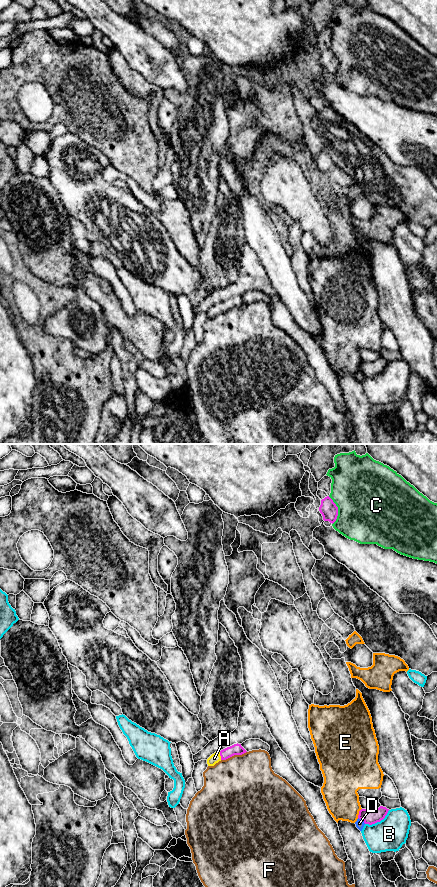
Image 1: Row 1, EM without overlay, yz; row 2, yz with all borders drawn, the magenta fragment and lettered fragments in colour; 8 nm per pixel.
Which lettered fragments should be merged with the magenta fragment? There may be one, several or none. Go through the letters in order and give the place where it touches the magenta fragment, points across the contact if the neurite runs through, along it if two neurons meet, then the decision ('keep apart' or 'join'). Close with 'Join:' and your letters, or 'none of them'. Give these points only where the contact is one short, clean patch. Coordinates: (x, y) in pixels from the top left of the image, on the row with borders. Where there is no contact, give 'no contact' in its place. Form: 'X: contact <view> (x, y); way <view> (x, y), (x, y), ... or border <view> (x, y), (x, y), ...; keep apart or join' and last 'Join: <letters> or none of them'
A: contact yz (220, 755); way yz (236, 749), (220, 755), (214, 758); join
B: contact yz (378, 821); keep apart
C: contact yz (337, 510); keep apart
D: contact yz (362, 819); keep apart
E: contact yz (359, 813); keep apart
F: contact yz (233, 755); keep apart
Join: A

